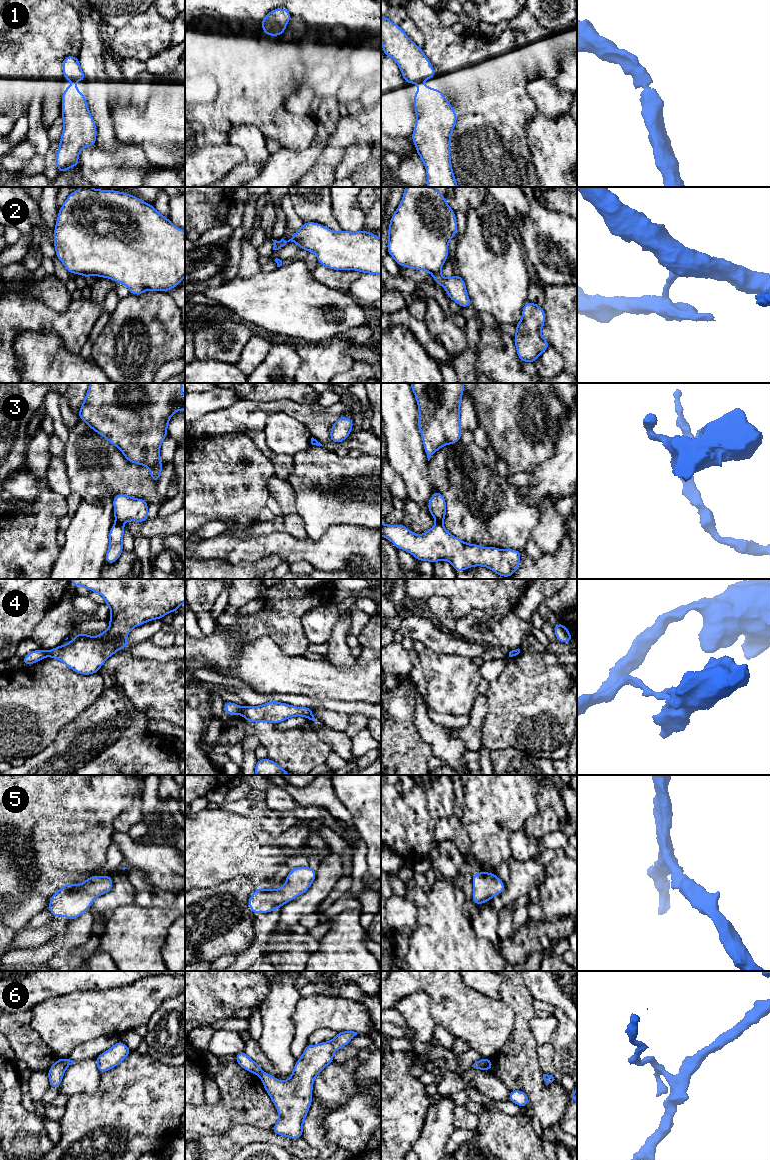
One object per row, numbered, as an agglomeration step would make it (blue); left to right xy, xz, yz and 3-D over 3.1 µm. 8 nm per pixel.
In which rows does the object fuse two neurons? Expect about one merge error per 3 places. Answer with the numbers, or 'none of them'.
2, 3, 4, 6

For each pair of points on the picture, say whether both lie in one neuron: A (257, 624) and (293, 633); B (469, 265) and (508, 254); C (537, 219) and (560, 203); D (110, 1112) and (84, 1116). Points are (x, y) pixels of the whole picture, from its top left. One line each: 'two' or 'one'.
A: one
B: one
C: two
D: one

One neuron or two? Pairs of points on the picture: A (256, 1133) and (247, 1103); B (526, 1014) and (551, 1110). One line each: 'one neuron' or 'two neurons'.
A: two neurons
B: one neuron

